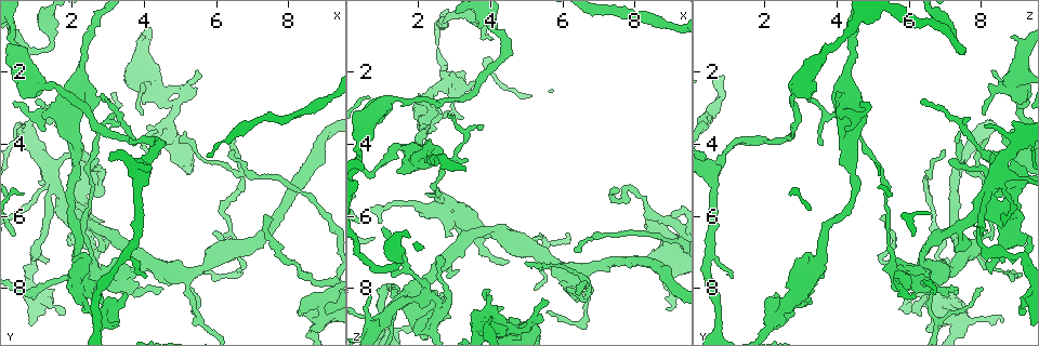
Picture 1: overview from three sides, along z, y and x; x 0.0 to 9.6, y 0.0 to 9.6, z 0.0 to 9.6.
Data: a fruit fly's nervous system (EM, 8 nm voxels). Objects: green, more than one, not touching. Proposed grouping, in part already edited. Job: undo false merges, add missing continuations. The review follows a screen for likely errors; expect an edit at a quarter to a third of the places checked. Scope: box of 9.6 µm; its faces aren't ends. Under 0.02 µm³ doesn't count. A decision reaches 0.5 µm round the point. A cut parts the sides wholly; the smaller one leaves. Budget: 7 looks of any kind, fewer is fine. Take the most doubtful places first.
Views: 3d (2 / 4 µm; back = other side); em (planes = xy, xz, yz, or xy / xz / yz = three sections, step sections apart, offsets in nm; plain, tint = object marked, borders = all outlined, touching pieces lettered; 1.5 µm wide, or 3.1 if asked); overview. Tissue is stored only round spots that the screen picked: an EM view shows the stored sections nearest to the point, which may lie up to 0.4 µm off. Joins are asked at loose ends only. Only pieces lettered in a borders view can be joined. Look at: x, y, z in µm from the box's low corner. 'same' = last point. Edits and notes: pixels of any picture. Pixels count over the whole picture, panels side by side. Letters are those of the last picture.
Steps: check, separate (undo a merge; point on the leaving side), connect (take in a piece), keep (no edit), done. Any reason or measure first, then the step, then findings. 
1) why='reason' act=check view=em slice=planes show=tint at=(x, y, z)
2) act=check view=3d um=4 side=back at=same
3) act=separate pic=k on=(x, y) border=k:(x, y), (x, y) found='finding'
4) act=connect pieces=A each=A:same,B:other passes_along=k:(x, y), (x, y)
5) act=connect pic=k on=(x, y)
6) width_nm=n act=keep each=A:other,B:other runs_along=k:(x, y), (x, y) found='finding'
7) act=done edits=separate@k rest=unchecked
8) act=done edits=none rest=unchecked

why='sudden change in width' act=check view=em slice=planes show=borders at=(4.10, 7.30, 6.45)

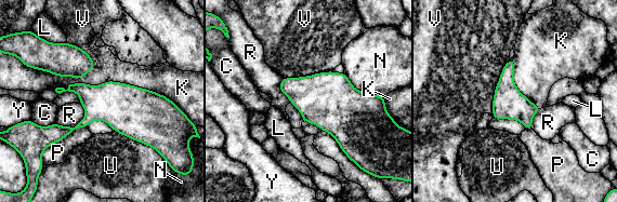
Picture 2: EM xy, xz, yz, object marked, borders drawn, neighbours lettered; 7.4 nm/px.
width_nm=240 act=keep each=C:other,K:other,L:other,N:other,P:other,R:other,U:other,V:other,Y:other border=2:(54, 89), (116, 81), (153, 91) found='one neuron here'

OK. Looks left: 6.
why='thick turns thin' act=check view=3d um=2 at=(2.55, 7.30, 5.50)

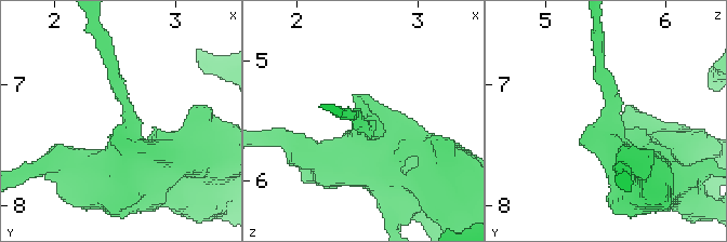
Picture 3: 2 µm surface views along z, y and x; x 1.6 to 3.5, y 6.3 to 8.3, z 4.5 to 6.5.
why='now the EM' act=check view=em slice=yz step=4 show=tint at=(2.60, 7.24, 5.54)

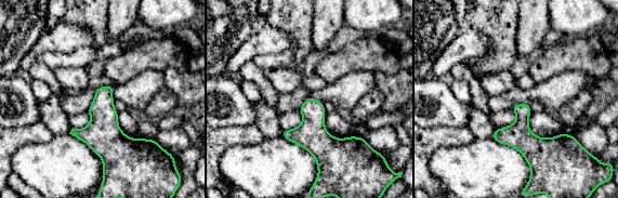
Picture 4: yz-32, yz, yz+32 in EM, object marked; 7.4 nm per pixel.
act=check view=em slice=planes show=borders at=same

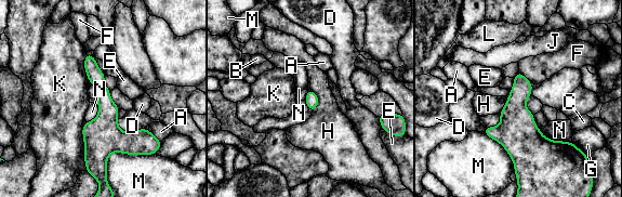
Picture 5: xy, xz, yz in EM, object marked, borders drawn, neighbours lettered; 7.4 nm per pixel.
act=keep each=A:other,B:other,C:other,D:other,E:other,F:other,G:other,H:other,J:other,K:other,L:other,M:other,N:other runs_along=5:(88, 56), (104, 99), (97, 165) found='all the same neuron'

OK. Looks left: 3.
why='thick turns thin' act=check view=3d um=4 at=(1.30, 2.40, 2.80)

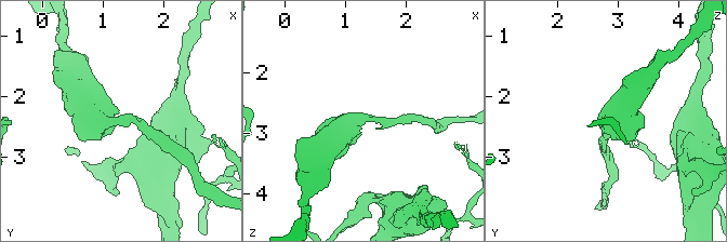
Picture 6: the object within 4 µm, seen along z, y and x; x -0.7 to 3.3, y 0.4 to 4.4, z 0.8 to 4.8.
act=check view=em slice=planes show=borders at=(1.30, 2.40, 2.75)

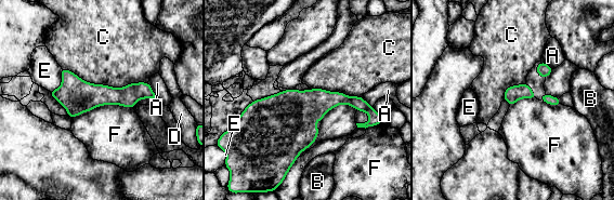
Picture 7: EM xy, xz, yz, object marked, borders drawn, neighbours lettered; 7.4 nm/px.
act=keep each=A:other,B:other,C:other,D:other,E:other,F:other runs_along=7:(53, 92), (76, 95), (152, 95) found='one neuron here'

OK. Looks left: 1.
act=done edits=none rest=unchecked

